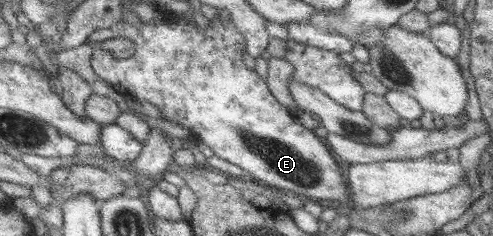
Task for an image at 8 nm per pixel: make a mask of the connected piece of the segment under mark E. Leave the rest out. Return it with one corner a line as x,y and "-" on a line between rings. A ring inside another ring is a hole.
175,16
175,22
165,20
165,22
159,24
144,24
143,26
139,26
139,28
137,28
137,26
133,26
133,24
121,23
110,29
111,30
105,30
105,32
95,32
95,34
93,34
92,44
96,48
93,64
96,72
99,73
99,76
113,84
119,92
123,92
123,94
131,94
131,96
136,97
139,101
153,103
154,106
162,110
162,114
164,114
164,118
166,118
166,120
180,122
184,128
188,128
190,130
193,138
208,145
219,157
242,167
244,171
251,174
253,180
256,180
263,185
269,185
270,187
291,191
306,199
329,200
332,203
332,207
335,207
340,203
347,204
347,200
352,200
352,198
350,198
350,188
348,187
348,183
345,185
341,168
339,168
337,161
335,161
333,156
330,154
327,146
319,140
317,135
313,133
313,130
303,128
303,126
301,126
301,124
299,124
299,122
297,122
297,120
289,114
289,110
287,110
286,107
283,108
283,106
281,106
281,104
279,104
279,102
271,96
271,92
269,92
269,88
267,88
265,80
261,80
261,78
257,76
257,71
249,70
249,68
245,66
245,51
248,47
248,43
245,40
245,34
241,32
233,18
225,20
225,18
218,16
212,22
197,20
196,24
189,24
189,22
185,22
185,20
181,20
181,18
177,18
177,16
-
119,37
129,38
137,44
138,50
132,57
128,59
117,59
113,56
113,54
111,54
111,52
105,51
105,49
100,46
102,42
105,42
105,40

